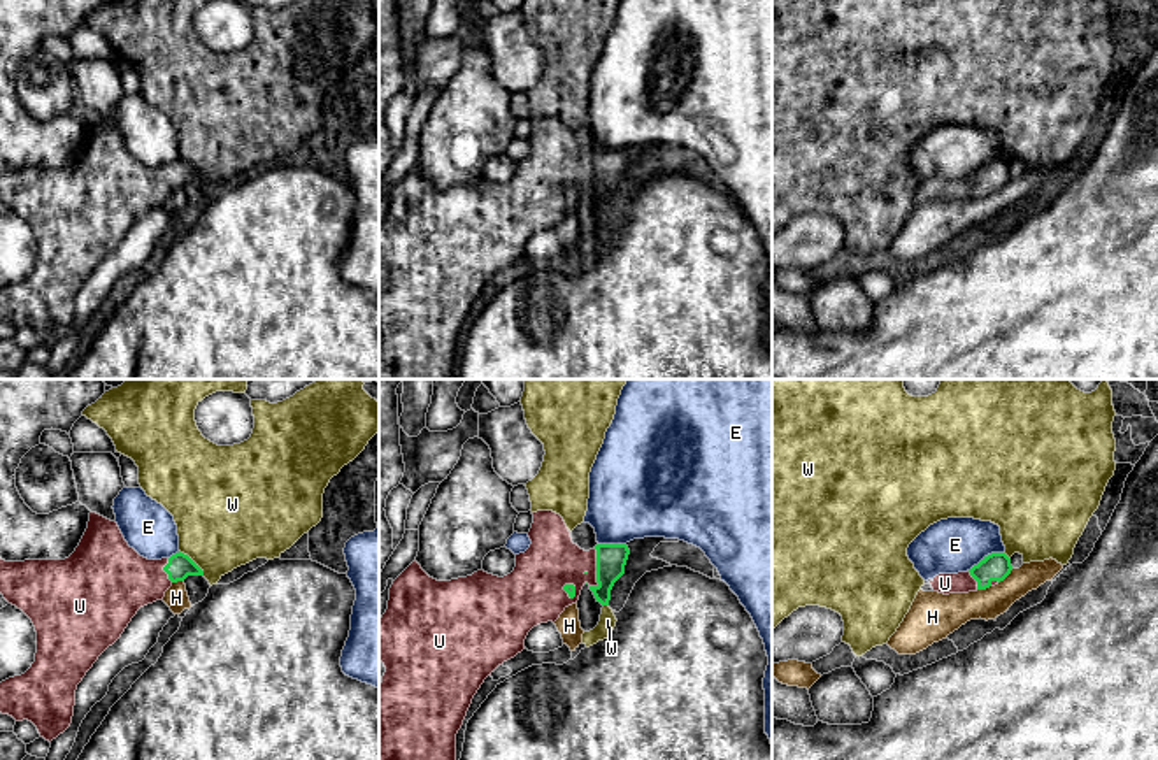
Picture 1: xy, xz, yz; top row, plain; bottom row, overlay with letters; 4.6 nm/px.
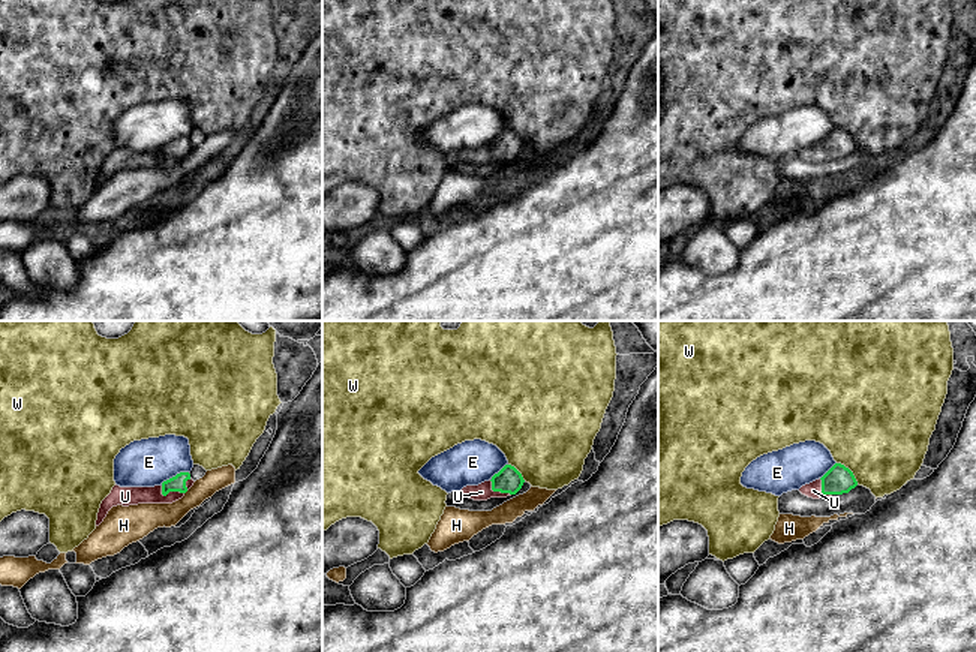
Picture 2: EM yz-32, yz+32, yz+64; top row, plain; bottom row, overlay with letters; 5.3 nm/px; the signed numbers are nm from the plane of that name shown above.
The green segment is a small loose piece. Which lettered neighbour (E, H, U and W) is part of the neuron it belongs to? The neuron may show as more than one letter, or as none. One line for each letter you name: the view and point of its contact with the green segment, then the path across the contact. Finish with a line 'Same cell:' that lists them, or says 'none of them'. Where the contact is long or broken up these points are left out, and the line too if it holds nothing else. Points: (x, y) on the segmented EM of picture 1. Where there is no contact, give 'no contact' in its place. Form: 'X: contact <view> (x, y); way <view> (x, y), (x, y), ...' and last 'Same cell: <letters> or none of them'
U: contact xz (597, 569); way xz (611, 559), (597, 569), (560, 567), (553, 560)
Same cell: U

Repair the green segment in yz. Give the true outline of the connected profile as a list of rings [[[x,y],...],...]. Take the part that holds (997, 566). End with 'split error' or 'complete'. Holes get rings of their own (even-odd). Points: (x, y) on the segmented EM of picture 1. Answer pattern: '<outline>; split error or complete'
[[[991,553],[967,572],[939,574],[930,584],[933,592],[969,593],[986,590],[1004,581],[1012,570],[1011,558],[1005,553]]]; split error

